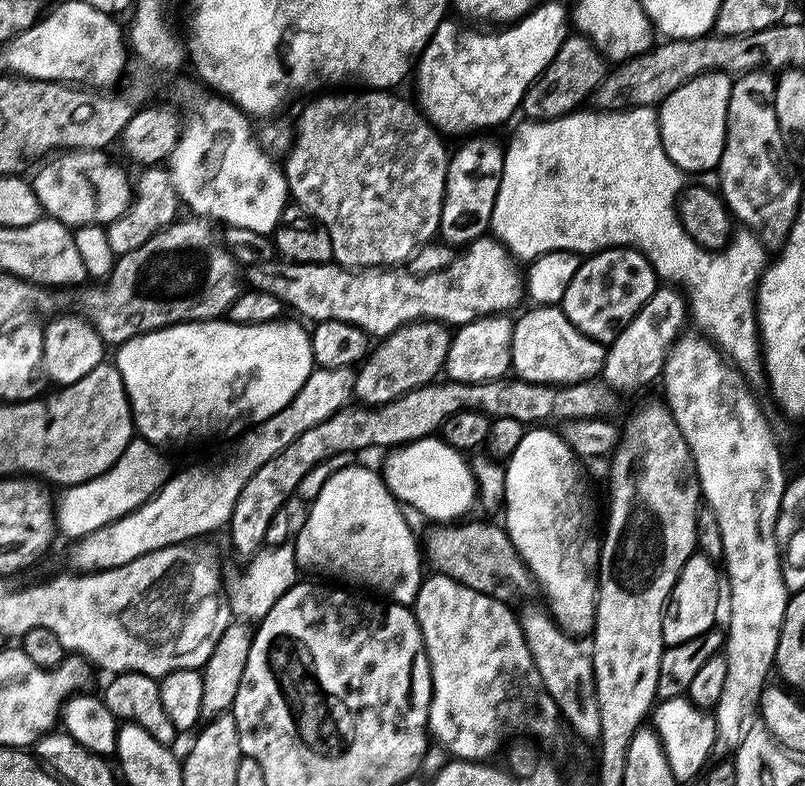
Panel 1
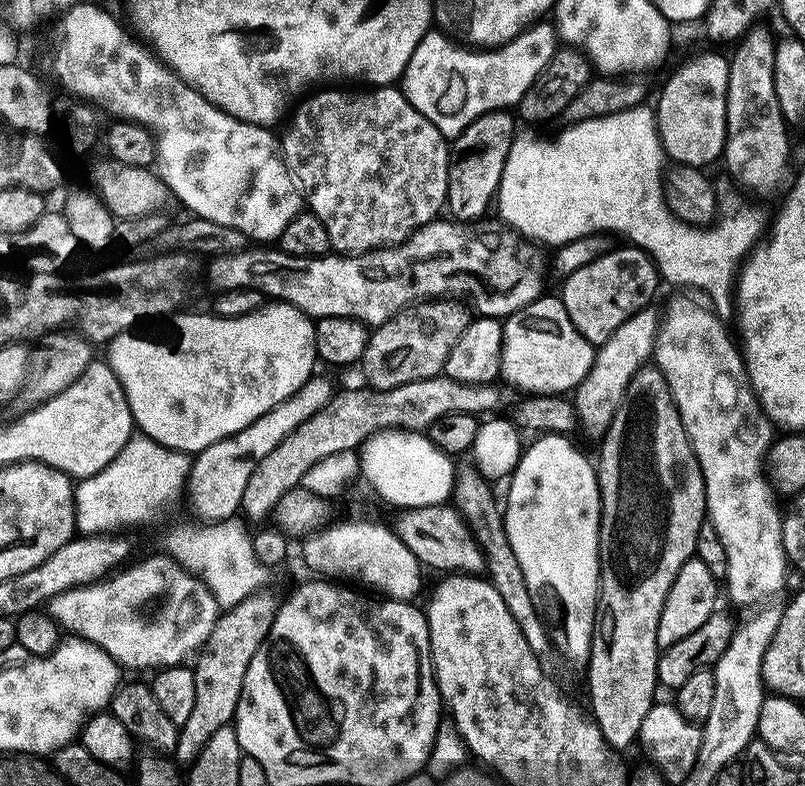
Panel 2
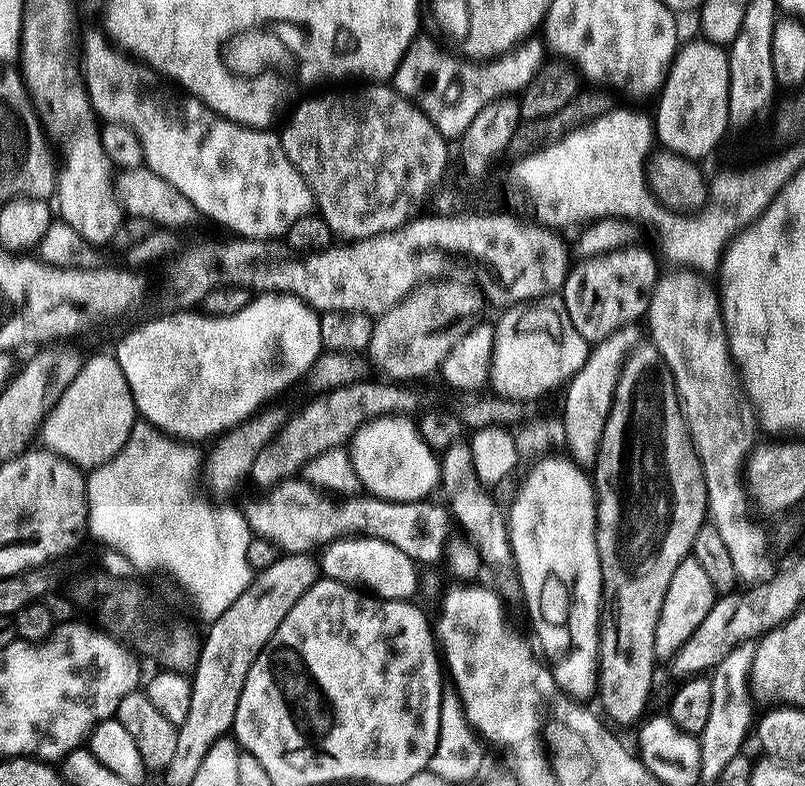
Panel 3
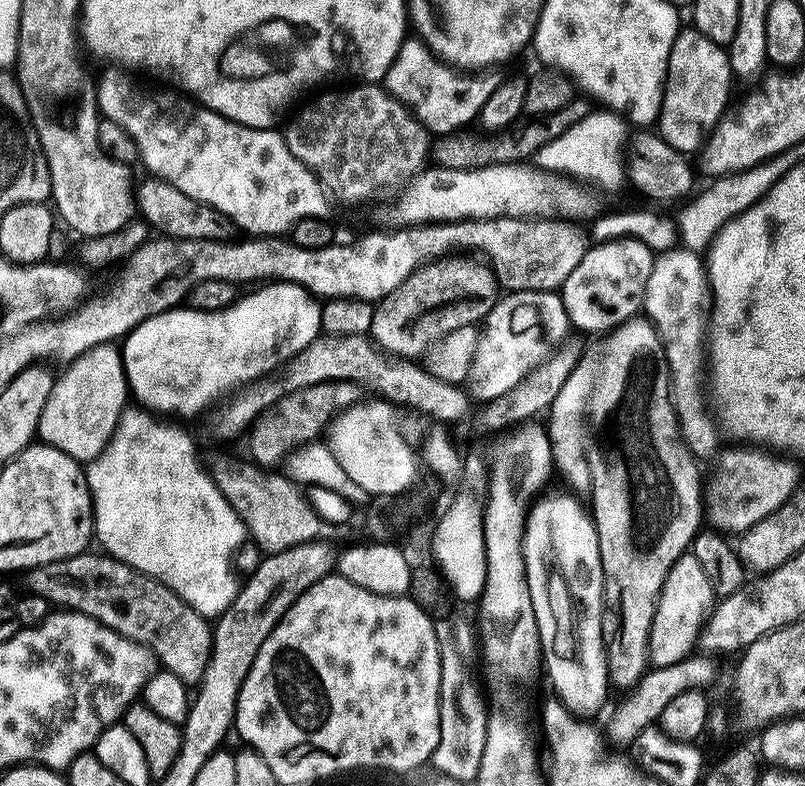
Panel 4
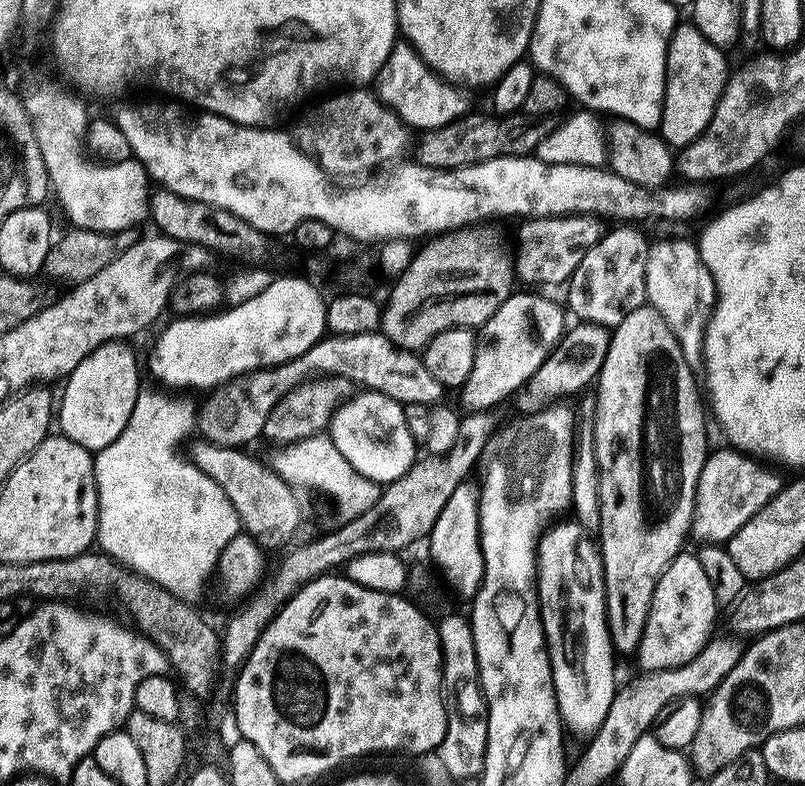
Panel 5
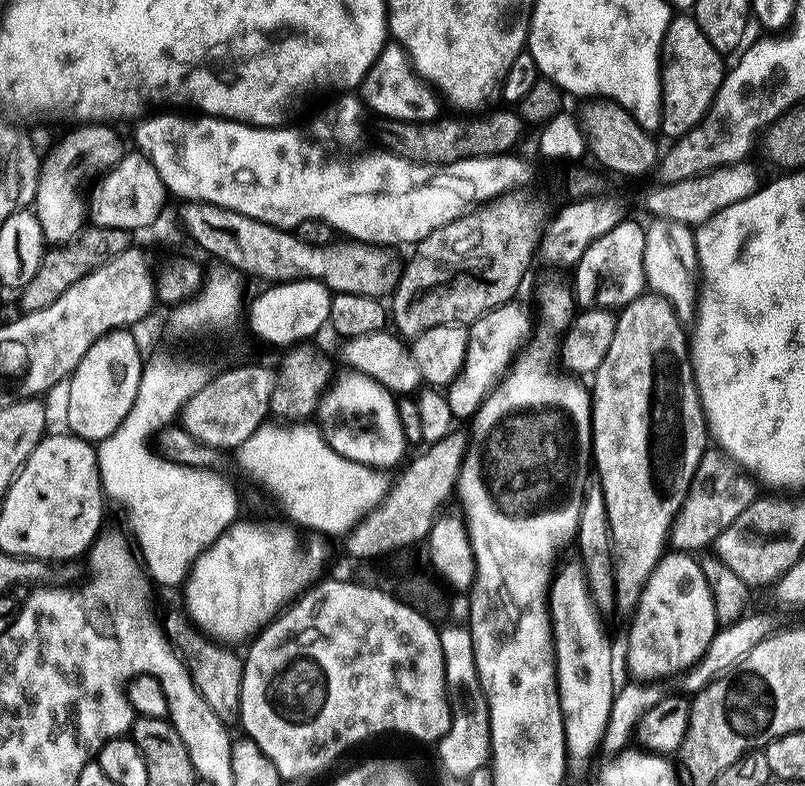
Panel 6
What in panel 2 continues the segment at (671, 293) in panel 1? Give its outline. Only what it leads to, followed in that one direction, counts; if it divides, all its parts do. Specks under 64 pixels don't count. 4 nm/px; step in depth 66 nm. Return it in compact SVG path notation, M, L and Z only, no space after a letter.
M652 306L644 308L626 322L622 322L622 326L618 326L618 330L610 334L608 341L599 345L590 374L586 374L584 381L575 388L575 415L584 419L584 424L590 431L597 434L607 432L612 425L612 419L616 417L627 397L633 378L653 359L656 333L660 331L662 323L661 313L656 313L654 309Z

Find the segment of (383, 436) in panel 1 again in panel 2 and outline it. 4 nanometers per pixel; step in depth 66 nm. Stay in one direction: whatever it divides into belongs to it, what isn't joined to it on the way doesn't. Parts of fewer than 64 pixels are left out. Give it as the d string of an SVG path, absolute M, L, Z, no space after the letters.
M443 374L406 382L405 385L385 392L377 392L367 386L360 386L357 392L337 391L332 401L318 410L318 414L306 418L302 426L282 438L282 442L278 442L278 446L274 446L274 450L270 450L270 454L266 454L266 458L254 466L254 474L250 474L250 482L246 482L246 494L242 494L240 506L243 515L249 521L264 520L270 514L272 516L283 495L292 488L301 487L310 466L318 466L318 462L322 462L322 458L330 458L330 454L359 449L374 434L389 430L423 433L434 422L438 422L442 414L451 412L470 414L477 418L485 414L500 414L505 411L504 407L507 409L513 403L512 394L513 389L504 382L471 384L458 382Z

